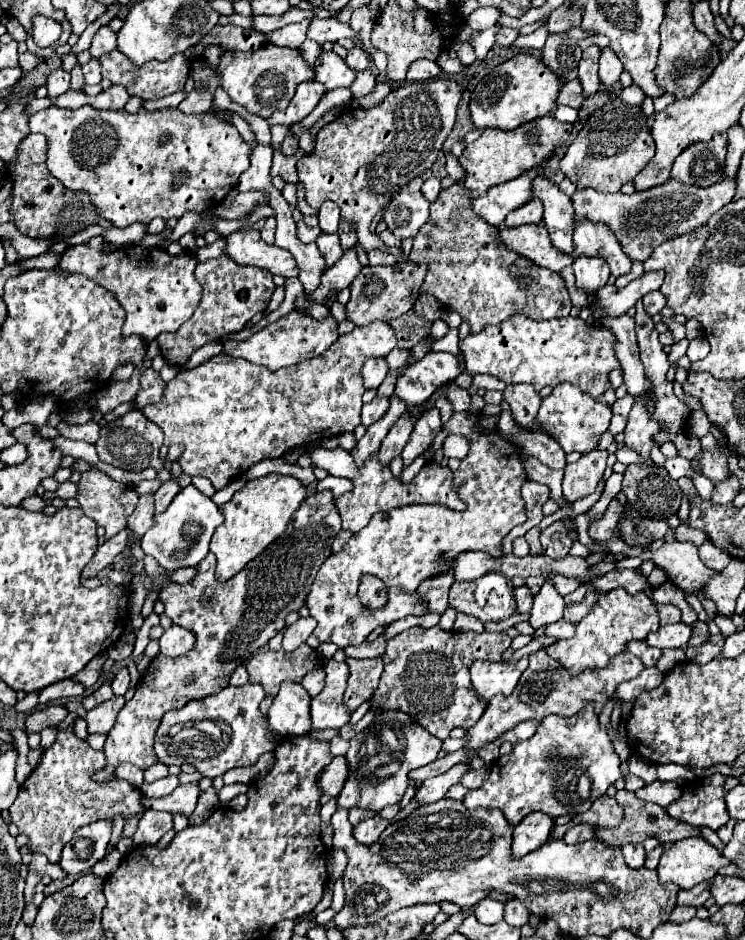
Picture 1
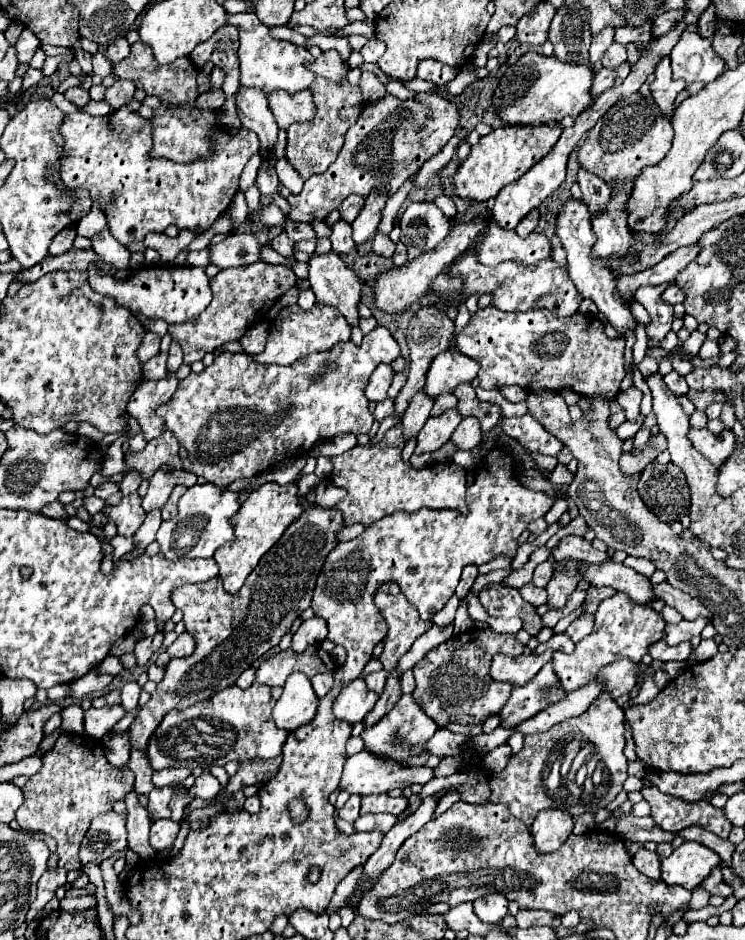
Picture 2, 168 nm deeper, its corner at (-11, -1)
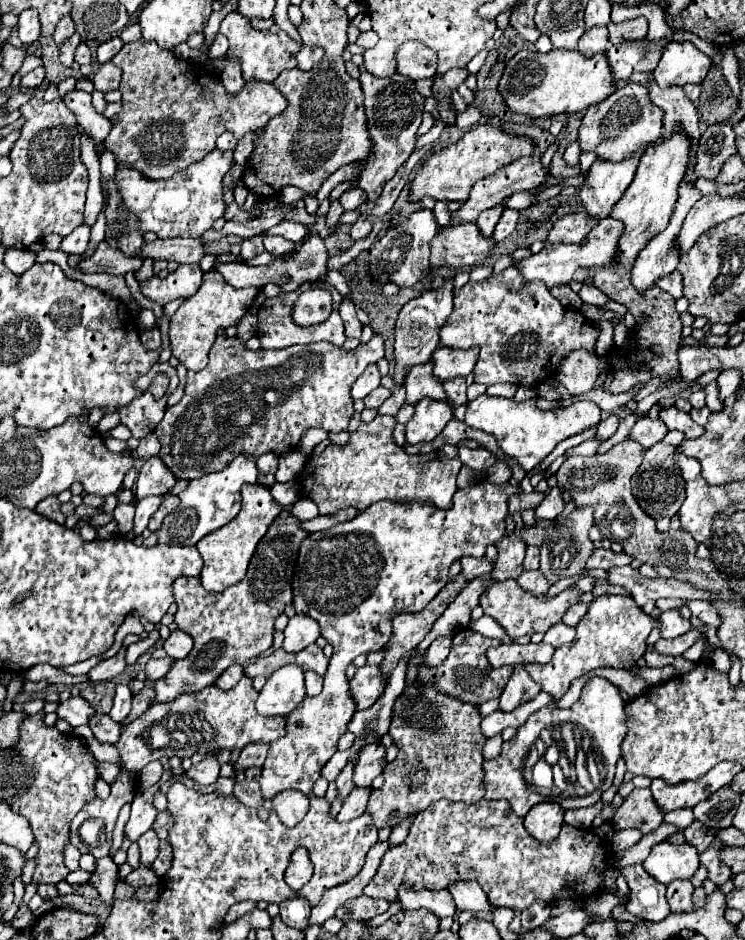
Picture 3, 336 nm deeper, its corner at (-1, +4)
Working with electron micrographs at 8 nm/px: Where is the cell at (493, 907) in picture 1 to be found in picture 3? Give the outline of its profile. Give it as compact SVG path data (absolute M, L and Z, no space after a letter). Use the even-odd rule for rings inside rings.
M455 882L449 886L449 892L453 894L457 902L457 910L469 910L469 912L491 912L493 906L489 904L489 896L481 890L477 882Z

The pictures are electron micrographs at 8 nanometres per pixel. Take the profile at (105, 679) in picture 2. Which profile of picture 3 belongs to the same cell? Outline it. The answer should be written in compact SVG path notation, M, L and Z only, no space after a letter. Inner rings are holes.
M121 648L117 652L117 656L109 658L109 660L101 660L95 668L91 668L89 672L89 682L103 682L103 680L111 680L117 674L121 674L125 670L125 648Z

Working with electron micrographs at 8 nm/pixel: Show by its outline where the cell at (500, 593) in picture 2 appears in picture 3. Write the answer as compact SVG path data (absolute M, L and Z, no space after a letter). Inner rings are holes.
M505 580L505 582L495 582L493 586L489 586L483 596L479 606L485 610L487 616L495 618L511 638L519 638L519 636L531 636L535 632L547 632L553 624L561 622L565 610L573 604L579 602L581 592L575 588L567 588L561 594L557 594L555 598L545 598L545 596L531 596L529 592L521 590L517 586L515 580Z

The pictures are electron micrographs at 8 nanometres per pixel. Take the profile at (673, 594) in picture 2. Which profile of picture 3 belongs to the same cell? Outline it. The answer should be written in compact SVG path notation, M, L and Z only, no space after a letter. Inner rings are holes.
M687 600L687 608L691 610L691 614L693 614L695 618L699 618L699 620L701 620L703 624L707 624L707 626L717 628L717 626L721 624L717 610L715 610L709 602L705 602L705 600Z

